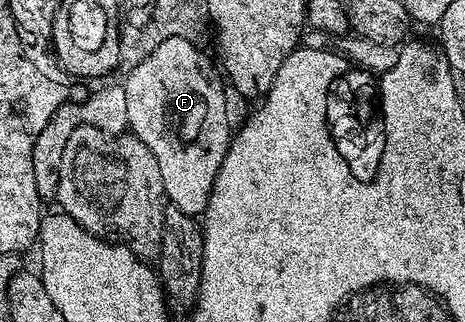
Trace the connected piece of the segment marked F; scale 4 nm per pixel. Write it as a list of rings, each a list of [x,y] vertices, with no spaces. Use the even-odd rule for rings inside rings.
[[[169,38],[160,40],[150,49],[151,52],[140,64],[135,64],[122,81],[125,90],[126,109],[128,111],[127,127],[157,158],[157,170],[161,170],[163,195],[179,211],[195,216],[207,209],[209,194],[213,182],[217,178],[217,170],[221,170],[221,162],[231,145],[233,124],[227,121],[227,98],[223,94],[225,80],[211,65],[209,57],[198,44],[185,38]]]

